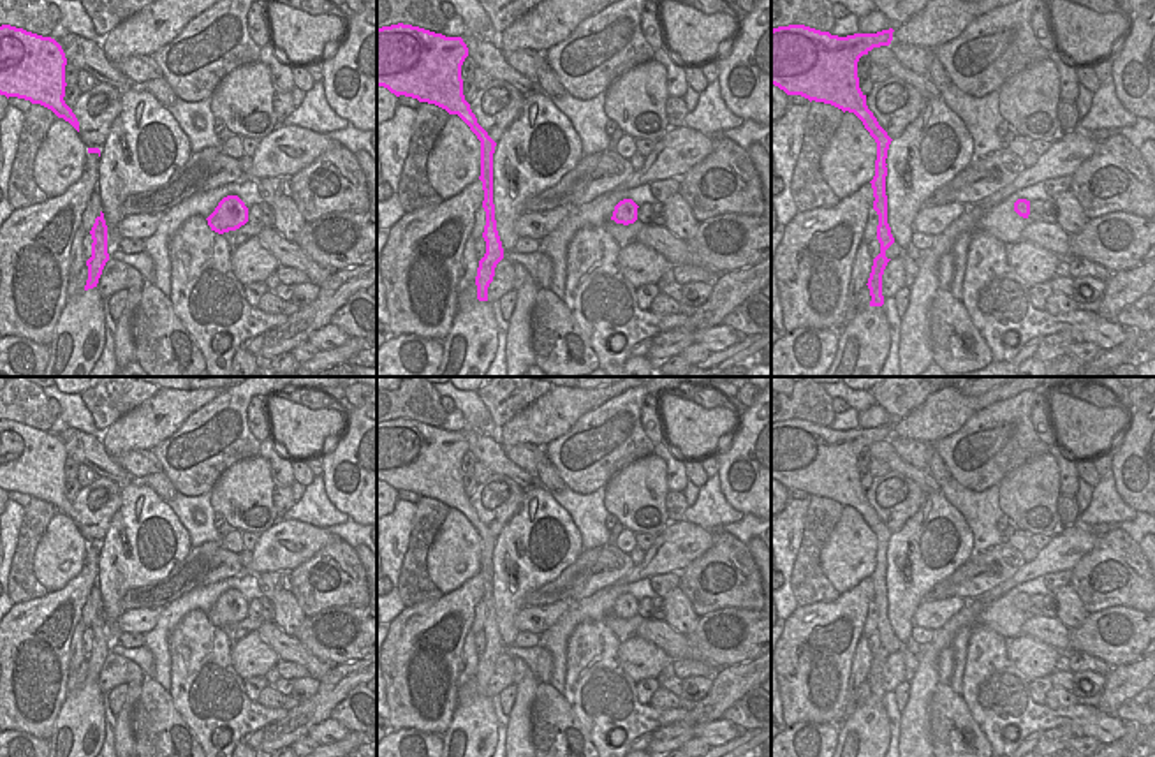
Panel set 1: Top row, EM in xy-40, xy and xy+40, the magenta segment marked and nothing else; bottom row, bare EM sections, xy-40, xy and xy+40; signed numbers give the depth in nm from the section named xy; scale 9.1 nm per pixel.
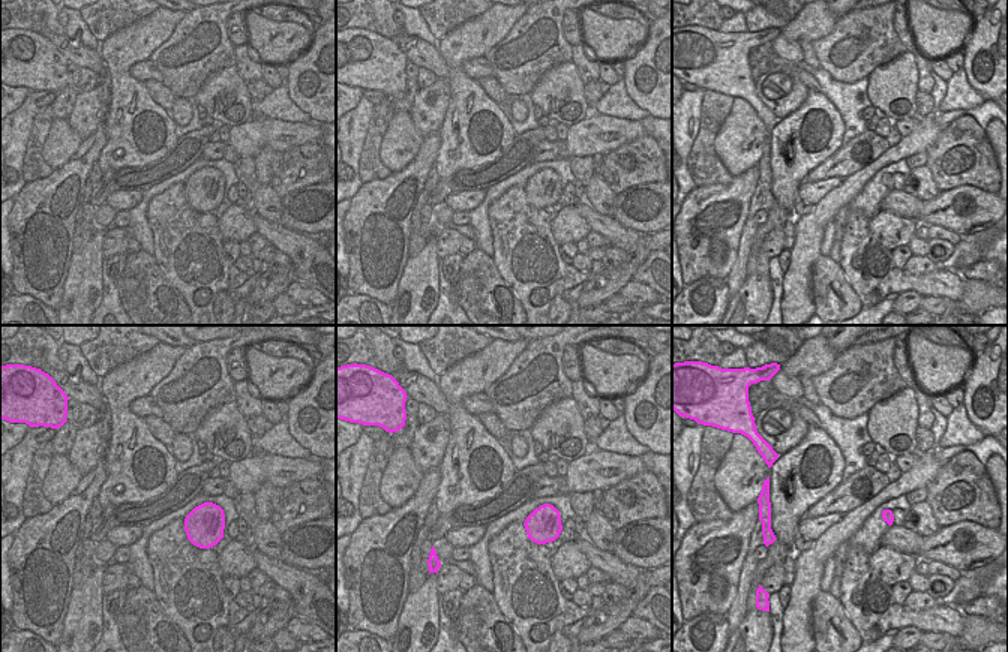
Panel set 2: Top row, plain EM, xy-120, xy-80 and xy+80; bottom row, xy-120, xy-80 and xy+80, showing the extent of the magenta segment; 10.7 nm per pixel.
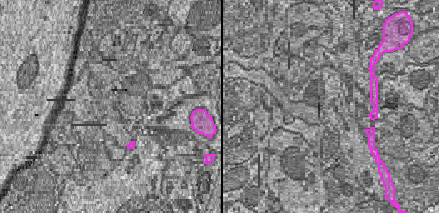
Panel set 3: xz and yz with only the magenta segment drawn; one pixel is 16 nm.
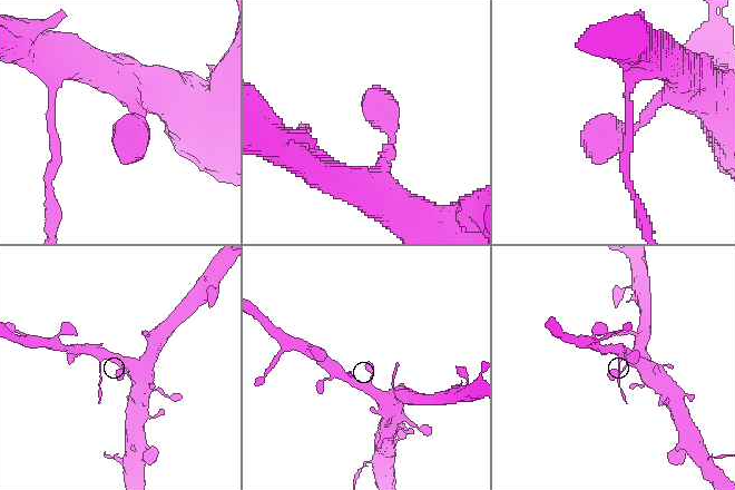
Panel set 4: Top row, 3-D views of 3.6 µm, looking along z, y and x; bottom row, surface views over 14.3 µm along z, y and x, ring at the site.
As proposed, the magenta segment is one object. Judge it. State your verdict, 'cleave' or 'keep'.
cleave

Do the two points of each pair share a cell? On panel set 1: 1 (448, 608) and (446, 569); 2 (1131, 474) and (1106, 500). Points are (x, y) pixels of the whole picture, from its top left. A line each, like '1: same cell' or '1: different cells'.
1: different cells
2: different cells

